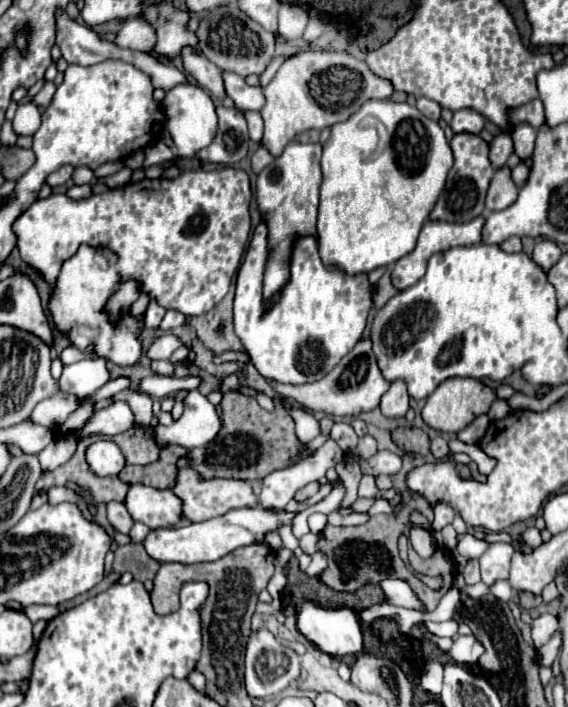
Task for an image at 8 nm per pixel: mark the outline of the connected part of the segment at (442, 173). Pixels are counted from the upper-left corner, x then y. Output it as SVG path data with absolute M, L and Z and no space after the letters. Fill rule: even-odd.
M369 99L363 107L353 113L347 121L335 123L331 127L331 137L323 145L323 183L321 183L321 201L319 201L319 217L317 217L317 241L319 255L329 269L343 269L345 273L369 273L371 269L391 265L411 253L415 247L421 225L427 221L443 185L449 169L453 167L453 151L445 139L443 129L437 121L425 117L417 107L409 103L395 103L391 99ZM363 117L377 117L387 133L389 143L381 155L375 159L361 159L361 153L355 153L355 143L351 145L351 137L355 131L355 123Z

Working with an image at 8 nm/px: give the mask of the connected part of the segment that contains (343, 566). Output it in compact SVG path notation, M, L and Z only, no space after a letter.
M377 515L377 519L371 519L365 525L357 525L357 527L335 527L335 525L327 523L323 533L319 535L317 549L325 551L327 557L329 557L329 565L321 573L321 581L325 585L329 585L331 589L337 589L337 591L357 591L367 581L381 581L385 577L397 577L397 579L409 581L409 585L419 595L419 599L423 599L427 609L433 611L437 607L439 599L443 597L443 593L447 591L447 587L451 585L451 579L453 579L453 569L447 565L443 569L443 573L441 573L443 587L435 591L435 589L429 589L425 583L421 583L407 569L407 565L399 557L399 549L397 549L397 517L393 517L393 515Z

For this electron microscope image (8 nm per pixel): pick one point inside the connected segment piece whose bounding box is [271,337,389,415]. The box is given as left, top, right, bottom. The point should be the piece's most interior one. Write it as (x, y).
(356, 384)

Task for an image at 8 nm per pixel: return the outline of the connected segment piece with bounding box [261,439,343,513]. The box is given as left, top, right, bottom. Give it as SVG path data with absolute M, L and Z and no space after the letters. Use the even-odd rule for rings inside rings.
M329 439L323 447L319 447L311 457L297 461L295 465L275 471L263 479L261 485L261 505L263 509L279 513L285 505L295 497L295 493L321 477L325 477L329 467L335 467L343 461L343 449Z

